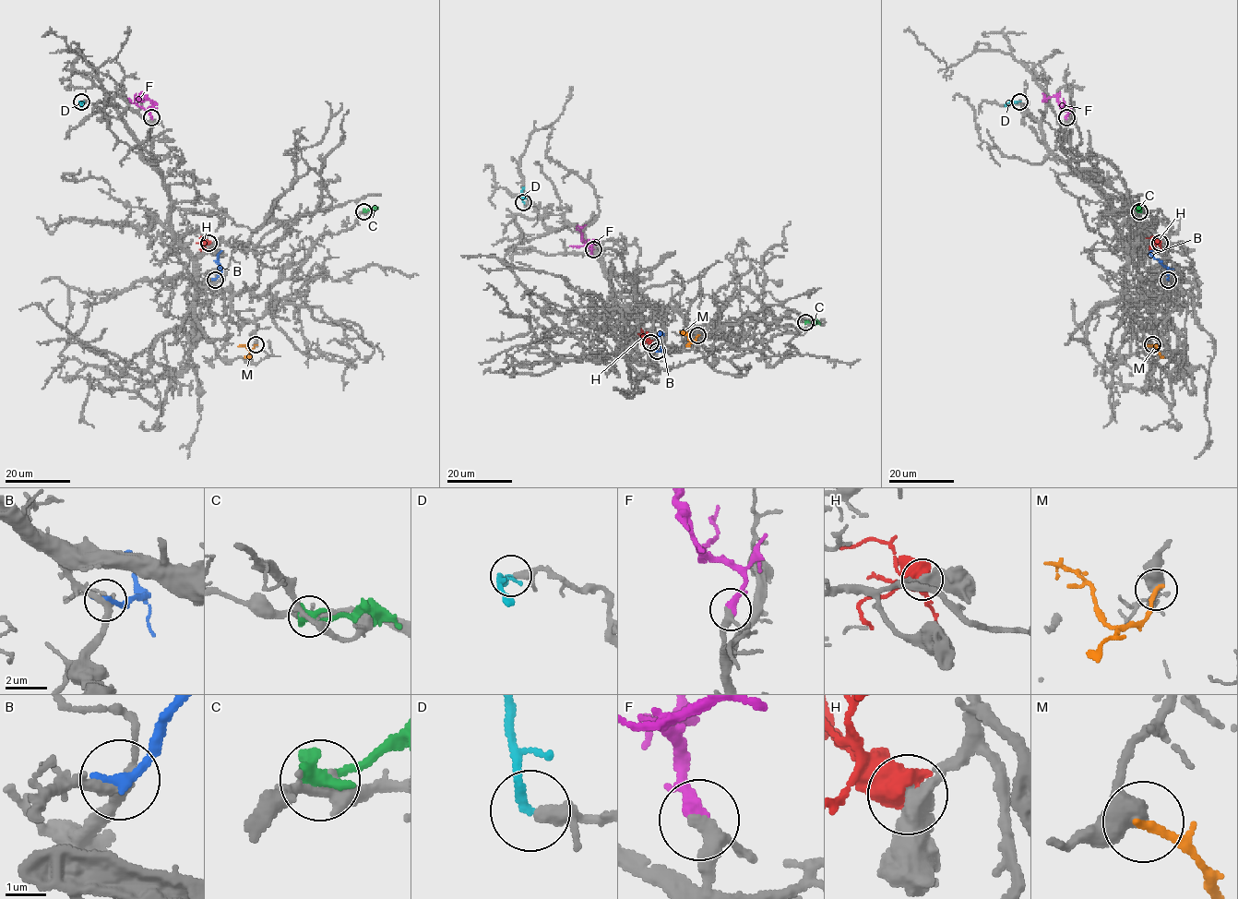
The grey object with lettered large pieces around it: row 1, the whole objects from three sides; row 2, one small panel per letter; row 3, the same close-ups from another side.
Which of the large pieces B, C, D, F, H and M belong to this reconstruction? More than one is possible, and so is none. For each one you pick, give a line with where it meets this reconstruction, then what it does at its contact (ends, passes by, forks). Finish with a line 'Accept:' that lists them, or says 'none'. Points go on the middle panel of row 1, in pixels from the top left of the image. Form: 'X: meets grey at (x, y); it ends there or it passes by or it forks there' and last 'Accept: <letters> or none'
D: meets grey at (523, 202); it ends there
F: meets grey at (593, 249); it ends there
H: meets grey at (650, 342); it ends there
Accept: D, F, H

